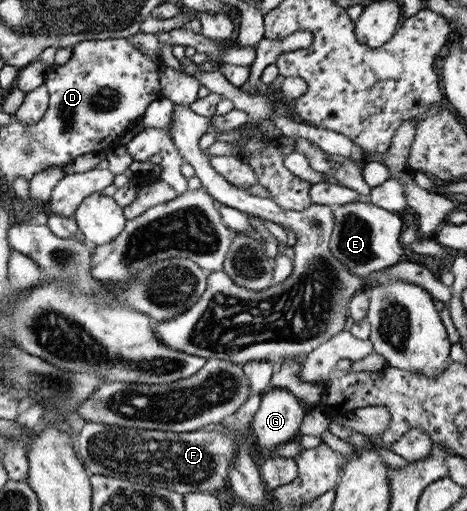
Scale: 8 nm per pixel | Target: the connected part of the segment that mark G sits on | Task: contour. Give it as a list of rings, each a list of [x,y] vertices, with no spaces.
[[[271,388],[260,395],[259,407],[251,421],[251,437],[264,449],[272,452],[289,442],[298,432],[304,411],[294,395]]]

